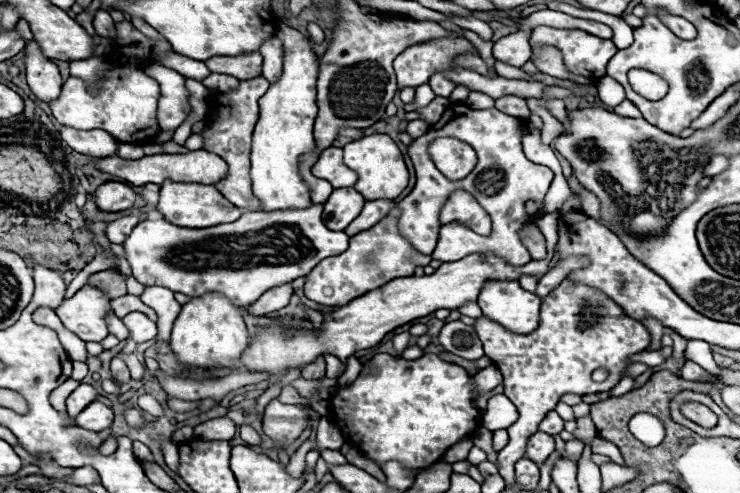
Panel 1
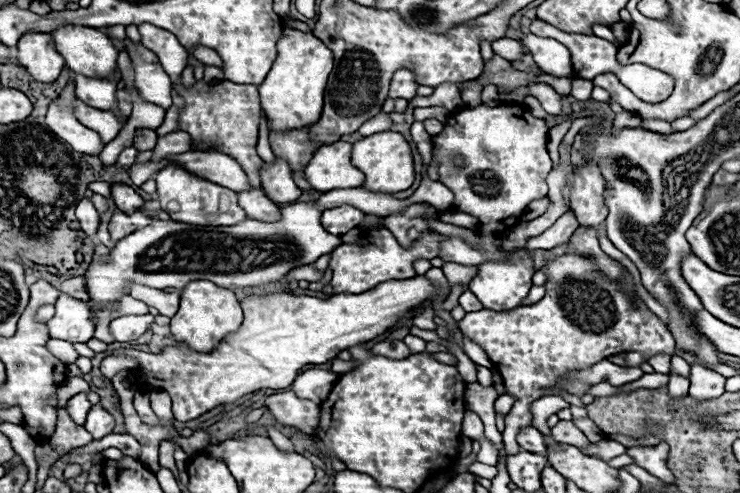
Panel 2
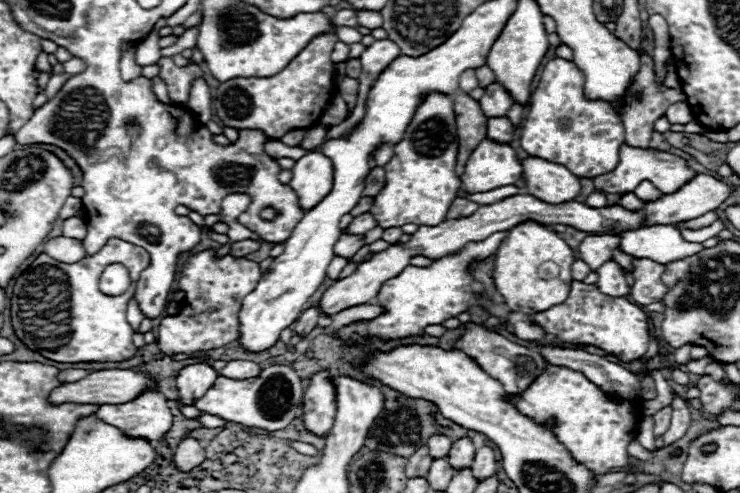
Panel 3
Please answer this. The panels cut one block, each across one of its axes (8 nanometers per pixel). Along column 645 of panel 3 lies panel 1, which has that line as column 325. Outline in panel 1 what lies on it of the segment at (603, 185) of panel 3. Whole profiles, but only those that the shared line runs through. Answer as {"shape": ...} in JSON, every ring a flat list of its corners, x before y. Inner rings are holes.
{"shape":[[328,148,320,154,316,164,312,166,312,174,320,180,328,180,332,188,352,188,356,184,356,172,344,166,342,162,342,148]]}

